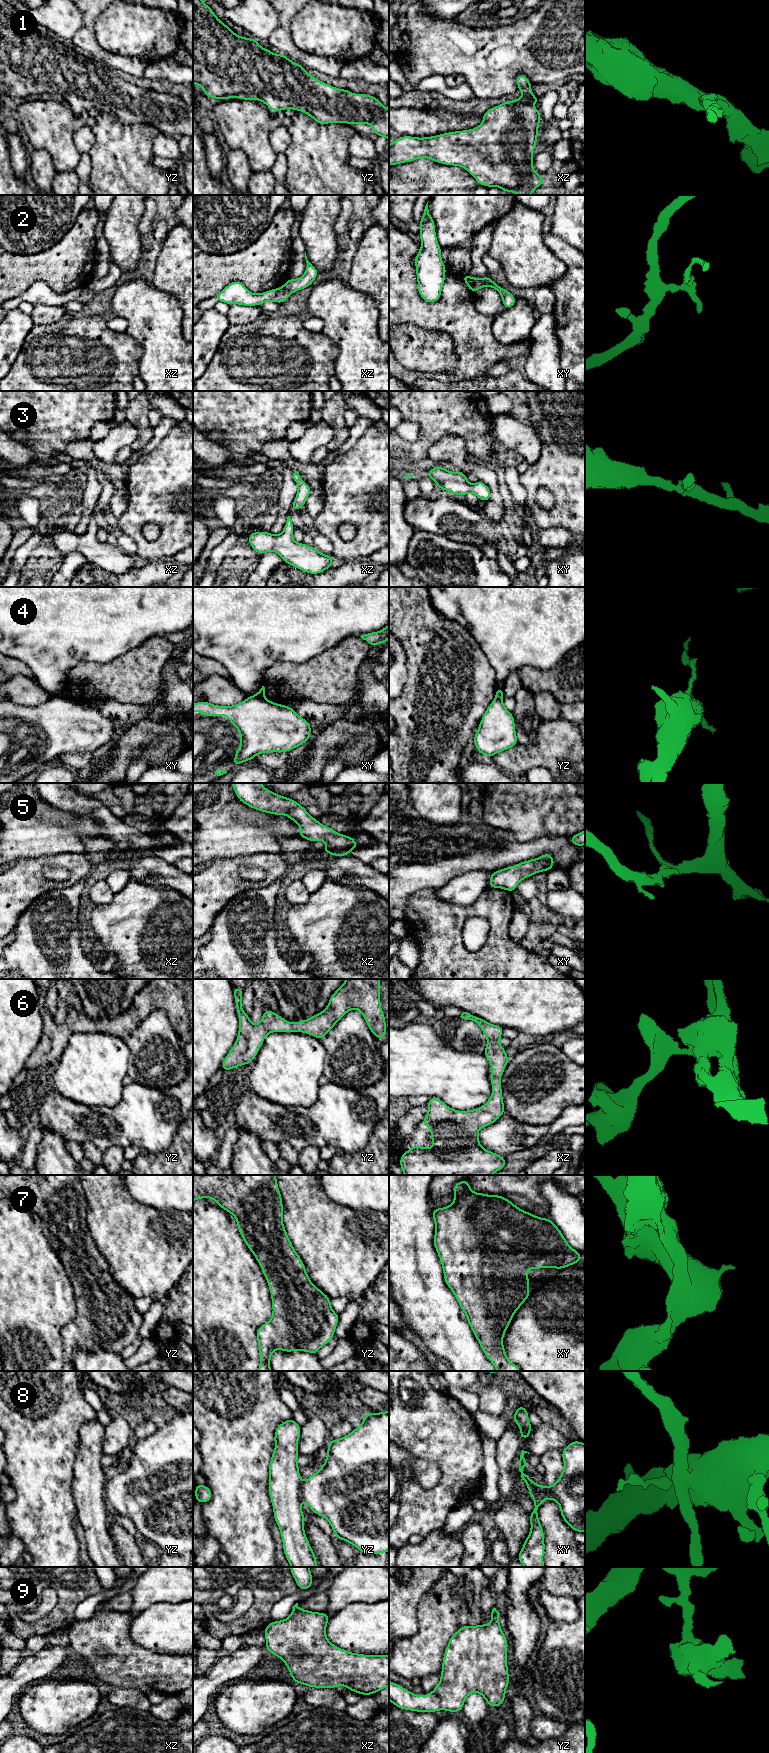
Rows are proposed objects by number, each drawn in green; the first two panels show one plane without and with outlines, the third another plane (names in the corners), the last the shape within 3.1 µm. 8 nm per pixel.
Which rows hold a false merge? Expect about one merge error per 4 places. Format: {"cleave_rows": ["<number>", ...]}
{"cleave_rows": ["2", "4", "8"]}

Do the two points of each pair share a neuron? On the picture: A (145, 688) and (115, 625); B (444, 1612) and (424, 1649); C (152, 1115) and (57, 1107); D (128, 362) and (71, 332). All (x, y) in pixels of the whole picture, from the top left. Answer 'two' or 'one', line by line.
A: two
B: one
C: one
D: one

